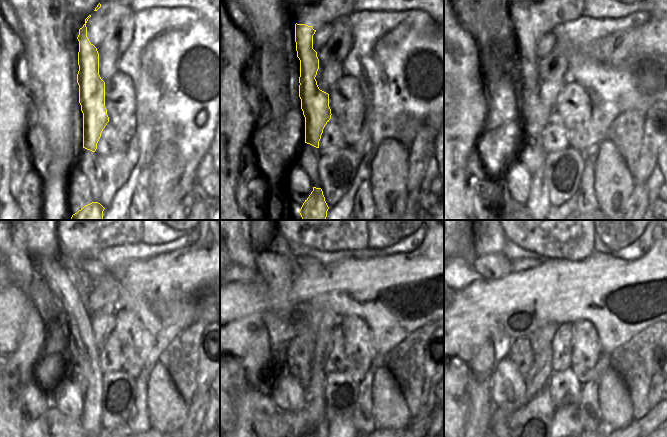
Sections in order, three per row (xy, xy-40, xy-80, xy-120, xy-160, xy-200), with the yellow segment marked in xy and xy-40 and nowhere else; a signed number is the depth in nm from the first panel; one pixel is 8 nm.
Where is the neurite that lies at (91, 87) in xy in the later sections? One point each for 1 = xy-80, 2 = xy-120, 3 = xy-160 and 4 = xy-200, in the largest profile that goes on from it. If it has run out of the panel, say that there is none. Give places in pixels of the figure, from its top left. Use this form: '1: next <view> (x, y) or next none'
1: next xy-80 (537, 114)
2: next xy-120 (65, 279)
3: next xy-160 (276, 269)
4: next xy-200 (490, 266)

